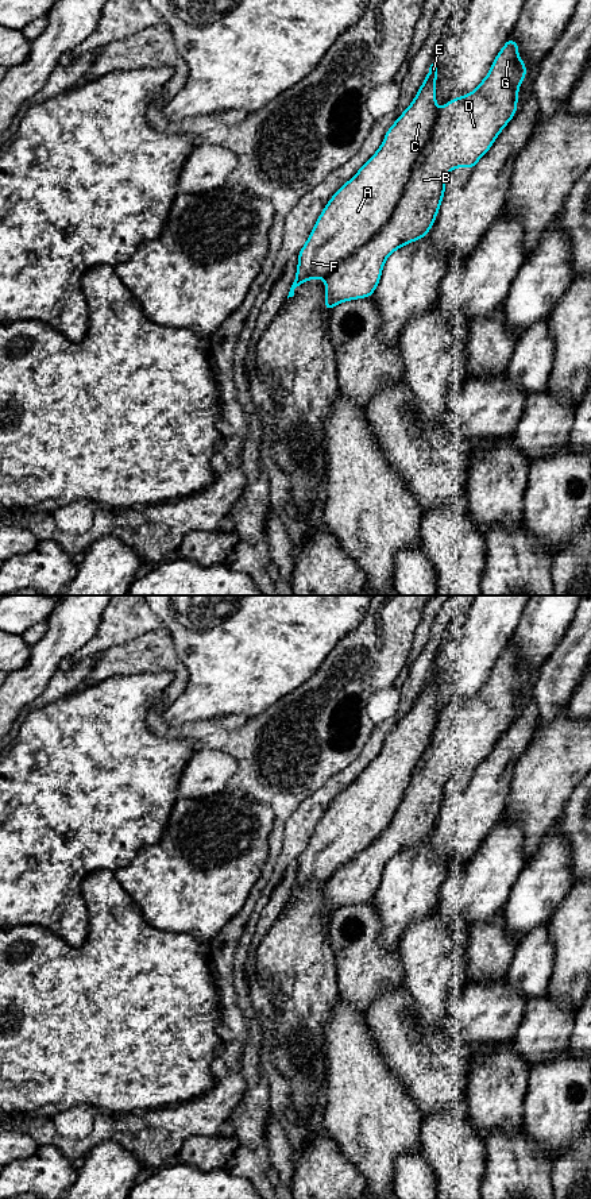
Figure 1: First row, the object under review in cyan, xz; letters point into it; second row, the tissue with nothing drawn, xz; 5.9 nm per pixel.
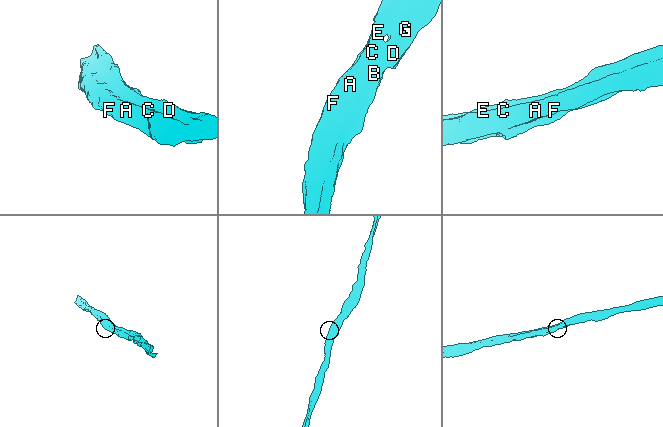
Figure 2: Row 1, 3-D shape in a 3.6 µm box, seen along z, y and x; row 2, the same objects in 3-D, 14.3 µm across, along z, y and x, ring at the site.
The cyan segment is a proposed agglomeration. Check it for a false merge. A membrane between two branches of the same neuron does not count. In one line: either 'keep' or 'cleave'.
cleave

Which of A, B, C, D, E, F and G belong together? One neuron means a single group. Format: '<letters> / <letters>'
A C E F / B D G

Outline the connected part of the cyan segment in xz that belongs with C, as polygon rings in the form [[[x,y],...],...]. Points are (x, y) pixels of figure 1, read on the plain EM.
[[[432,668],[412,709],[386,736],[382,751],[328,806],[298,857],[297,879],[287,903],[293,902],[294,894],[304,887],[312,883],[327,883],[343,864],[368,848],[386,829],[402,802],[413,770],[426,751],[436,728],[436,685],[437,672]]]

